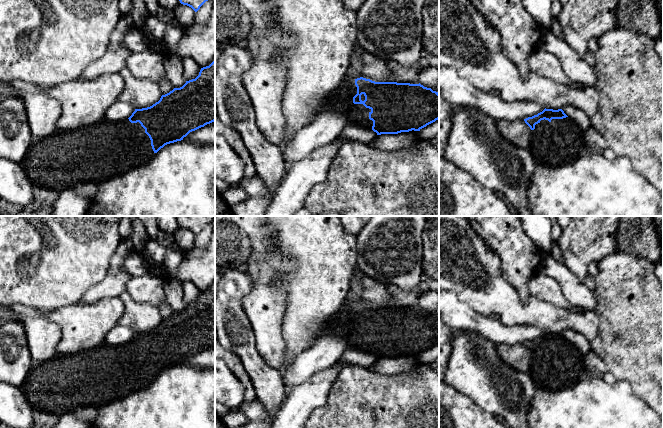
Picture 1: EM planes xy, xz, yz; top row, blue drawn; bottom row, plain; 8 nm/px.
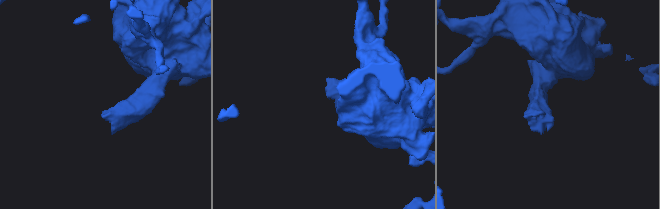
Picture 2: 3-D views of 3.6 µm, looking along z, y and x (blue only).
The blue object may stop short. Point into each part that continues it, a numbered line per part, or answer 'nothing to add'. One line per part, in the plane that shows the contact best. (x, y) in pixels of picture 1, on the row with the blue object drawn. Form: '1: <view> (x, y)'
1: xz (358, 114)

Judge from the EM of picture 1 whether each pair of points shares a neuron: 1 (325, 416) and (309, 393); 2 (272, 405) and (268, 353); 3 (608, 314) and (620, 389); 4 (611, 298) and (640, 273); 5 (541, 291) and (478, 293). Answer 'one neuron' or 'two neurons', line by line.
1: two neurons
2: two neurons
3: two neurons
4: one neuron
5: two neurons

